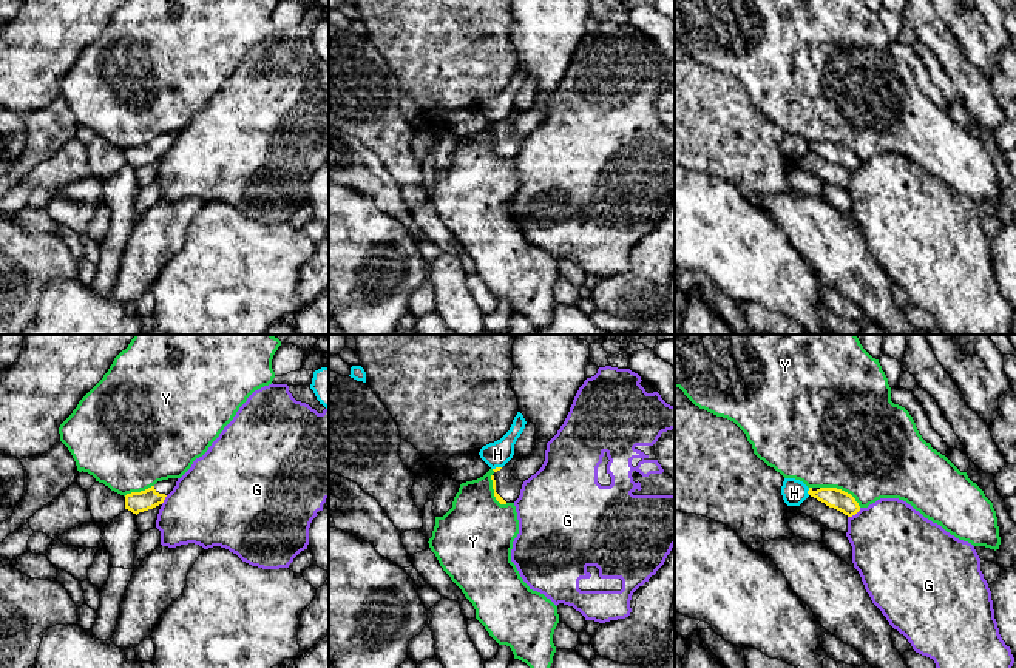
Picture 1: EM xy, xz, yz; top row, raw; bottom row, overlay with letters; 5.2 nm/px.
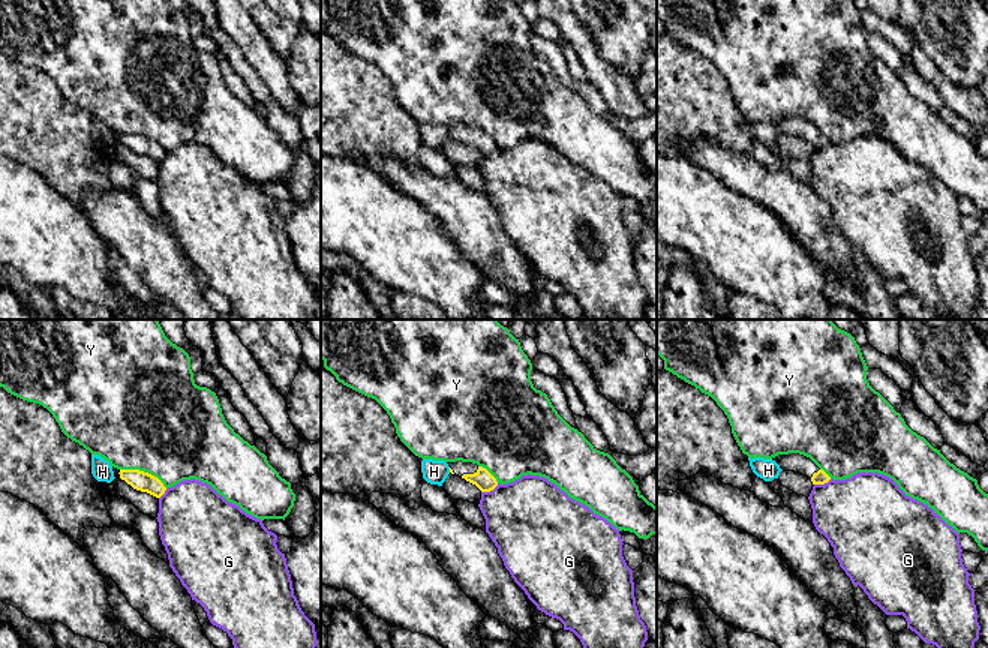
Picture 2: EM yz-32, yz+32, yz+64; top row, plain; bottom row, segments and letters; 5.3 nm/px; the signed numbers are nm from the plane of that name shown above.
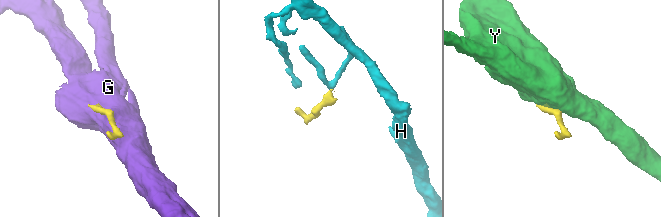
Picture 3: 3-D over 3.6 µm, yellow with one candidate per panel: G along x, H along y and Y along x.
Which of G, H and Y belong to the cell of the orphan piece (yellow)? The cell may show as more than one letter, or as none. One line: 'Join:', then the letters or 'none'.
Join: none

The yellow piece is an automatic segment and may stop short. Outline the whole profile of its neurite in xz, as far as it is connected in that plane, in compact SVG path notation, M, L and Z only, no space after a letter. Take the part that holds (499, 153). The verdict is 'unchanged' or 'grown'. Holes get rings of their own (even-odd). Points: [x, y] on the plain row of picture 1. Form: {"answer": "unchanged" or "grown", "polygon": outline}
{"answer": "grown", "polygon": "M513 110L513 113L503 122L493 123L494 128L491 130L491 134L494 151L500 159L514 157L520 150L523 136L516 134L511 130L516 116L517 111Z"}

